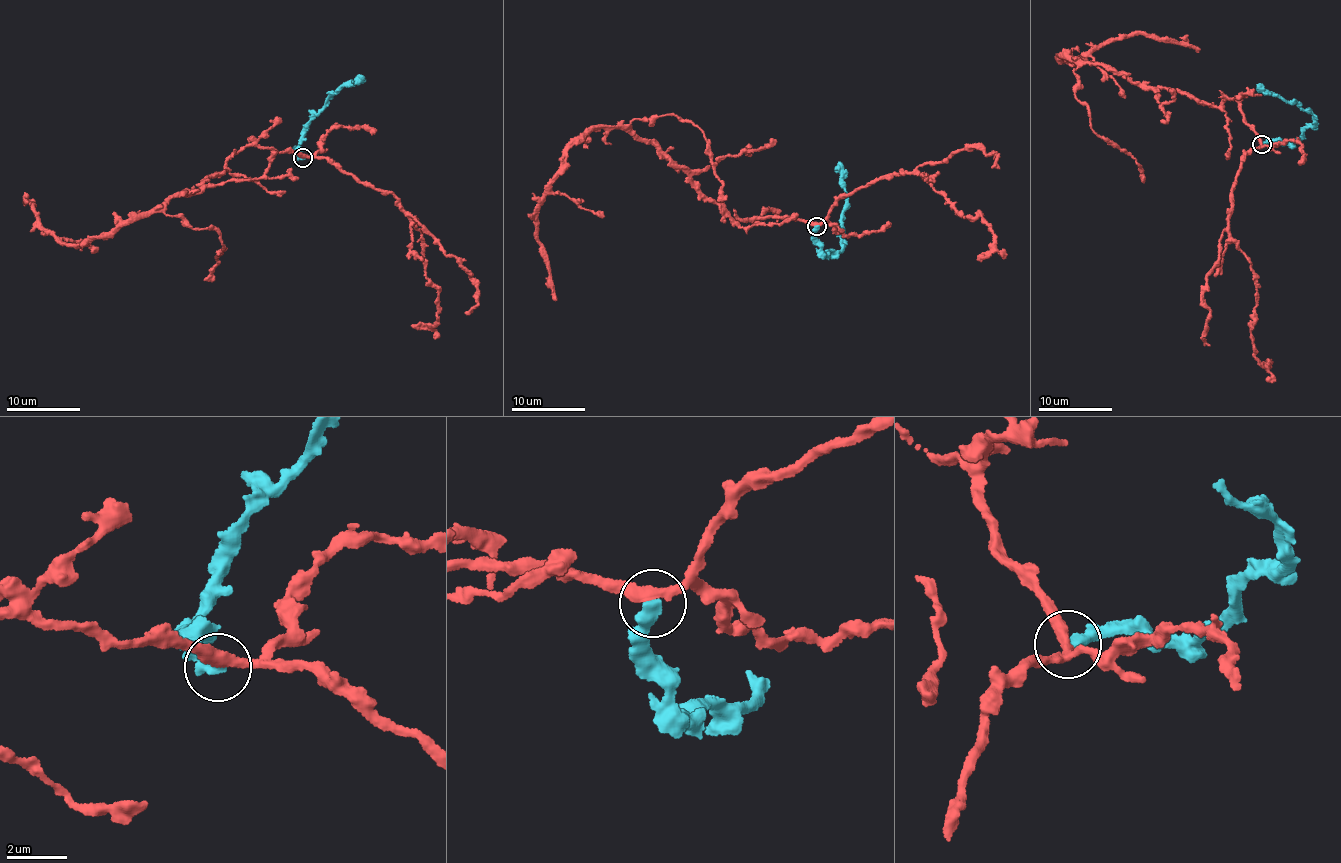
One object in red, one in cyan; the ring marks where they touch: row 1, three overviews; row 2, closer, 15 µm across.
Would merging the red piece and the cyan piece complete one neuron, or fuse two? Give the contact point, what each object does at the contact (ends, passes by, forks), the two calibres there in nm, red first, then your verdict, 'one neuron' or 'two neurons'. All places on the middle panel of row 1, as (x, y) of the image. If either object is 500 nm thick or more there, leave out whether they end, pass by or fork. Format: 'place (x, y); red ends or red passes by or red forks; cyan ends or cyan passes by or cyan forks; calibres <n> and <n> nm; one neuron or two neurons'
place (817, 226); red passes by; cyan ends; calibres 380 and 480 nm; two neurons

